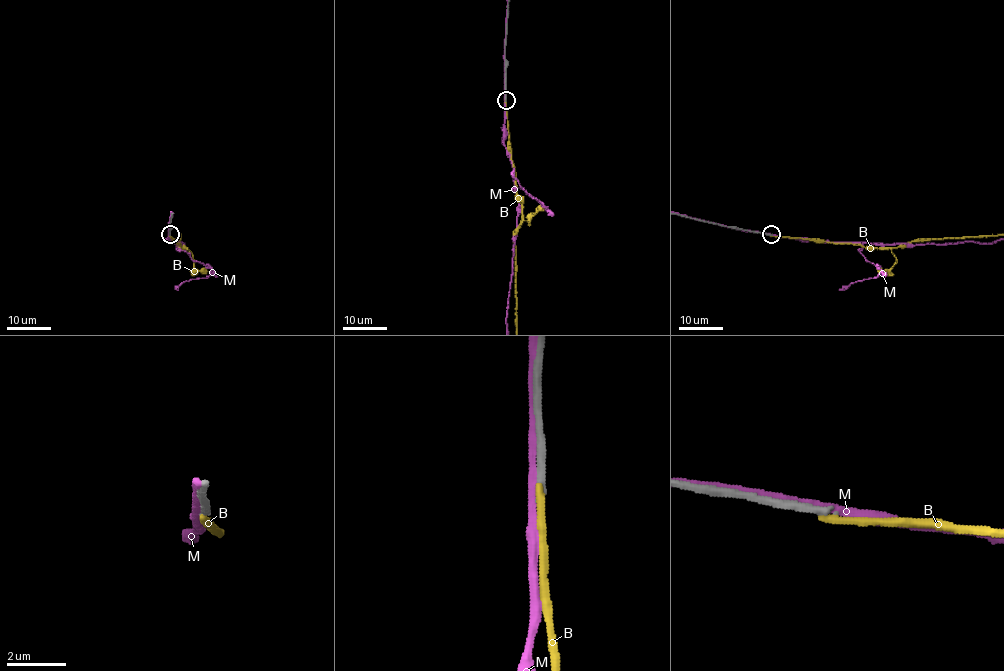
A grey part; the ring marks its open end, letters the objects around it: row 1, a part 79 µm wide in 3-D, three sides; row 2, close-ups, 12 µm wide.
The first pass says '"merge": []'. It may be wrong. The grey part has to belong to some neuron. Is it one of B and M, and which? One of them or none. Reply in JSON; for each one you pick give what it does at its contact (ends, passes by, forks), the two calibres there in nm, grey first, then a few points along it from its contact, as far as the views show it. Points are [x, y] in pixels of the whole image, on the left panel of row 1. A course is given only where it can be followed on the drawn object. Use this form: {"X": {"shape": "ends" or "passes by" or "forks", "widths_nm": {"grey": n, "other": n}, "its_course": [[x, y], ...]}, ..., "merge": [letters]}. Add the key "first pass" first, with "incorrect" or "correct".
{"first pass": "correct", "merge": []}

